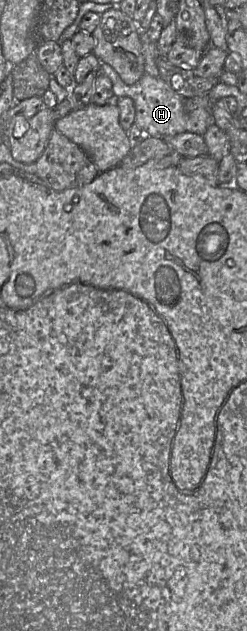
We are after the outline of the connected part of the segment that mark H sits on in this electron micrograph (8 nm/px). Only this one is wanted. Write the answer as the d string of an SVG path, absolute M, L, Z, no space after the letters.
M107 63L100 64L100 71L110 79L115 98L129 97L132 99L135 107L134 123L147 136L163 139L186 132L195 133L204 137L208 147L208 155L218 163L230 153L229 137L214 124L211 110L198 108L187 113L183 107L184 97L173 91L159 76L144 73L135 84L128 85L121 79L114 68Z

